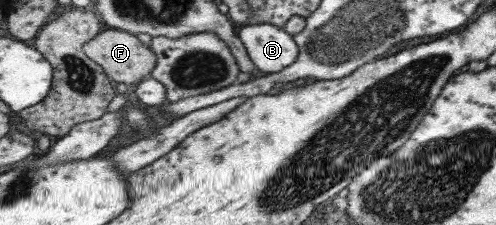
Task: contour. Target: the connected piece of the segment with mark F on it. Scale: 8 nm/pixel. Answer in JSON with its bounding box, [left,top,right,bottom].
[85,29,157,84]

